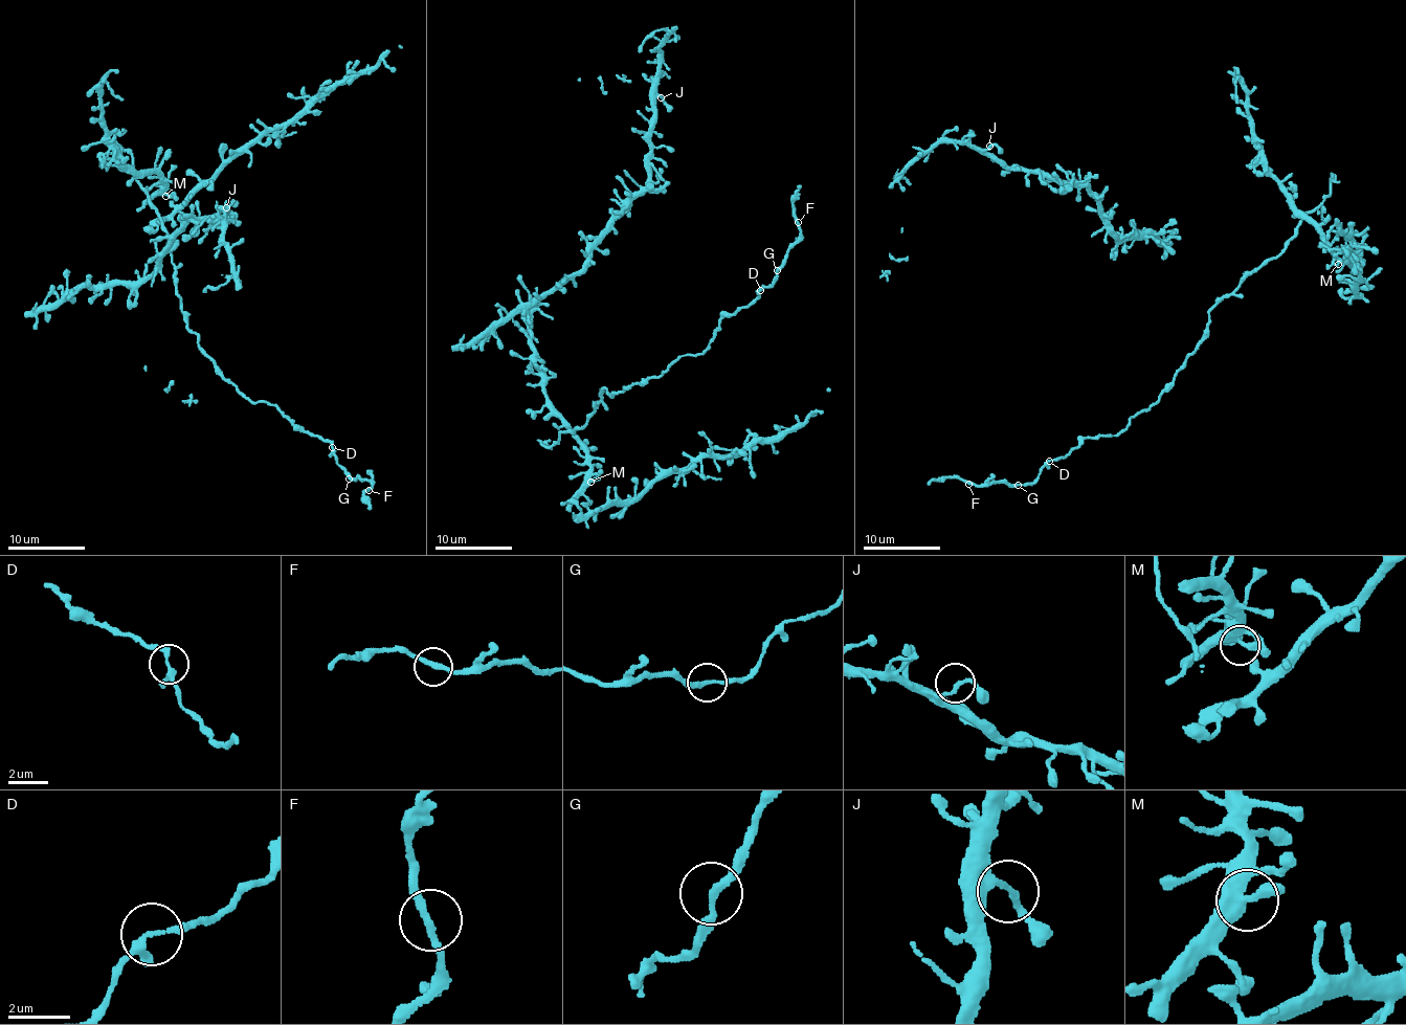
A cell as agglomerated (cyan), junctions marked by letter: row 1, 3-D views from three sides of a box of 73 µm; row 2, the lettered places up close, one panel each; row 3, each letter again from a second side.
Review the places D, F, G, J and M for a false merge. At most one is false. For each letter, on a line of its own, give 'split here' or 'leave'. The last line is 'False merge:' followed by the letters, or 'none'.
D: leave
F: leave
G: leave
J: leave
M: leave
False merge: none

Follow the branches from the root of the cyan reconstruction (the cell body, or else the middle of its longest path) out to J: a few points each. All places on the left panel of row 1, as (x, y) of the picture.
J: (103, 283), (98, 286), (146, 276), (176, 229), (216, 215), (215, 227), (226, 207)

